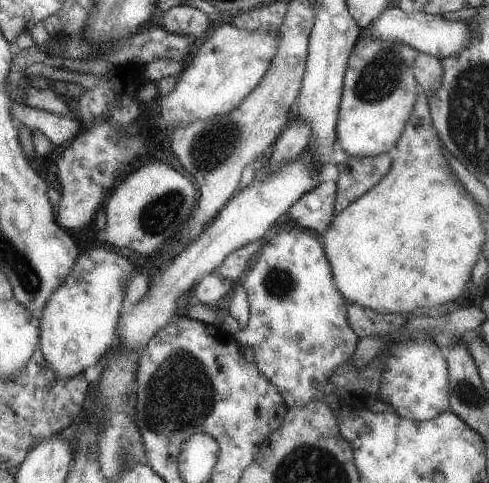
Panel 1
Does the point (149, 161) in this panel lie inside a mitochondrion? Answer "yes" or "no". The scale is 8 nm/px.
no

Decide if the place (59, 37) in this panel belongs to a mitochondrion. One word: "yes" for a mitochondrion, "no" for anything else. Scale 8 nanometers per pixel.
no

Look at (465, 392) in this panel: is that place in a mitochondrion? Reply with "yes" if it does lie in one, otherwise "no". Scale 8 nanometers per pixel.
yes

